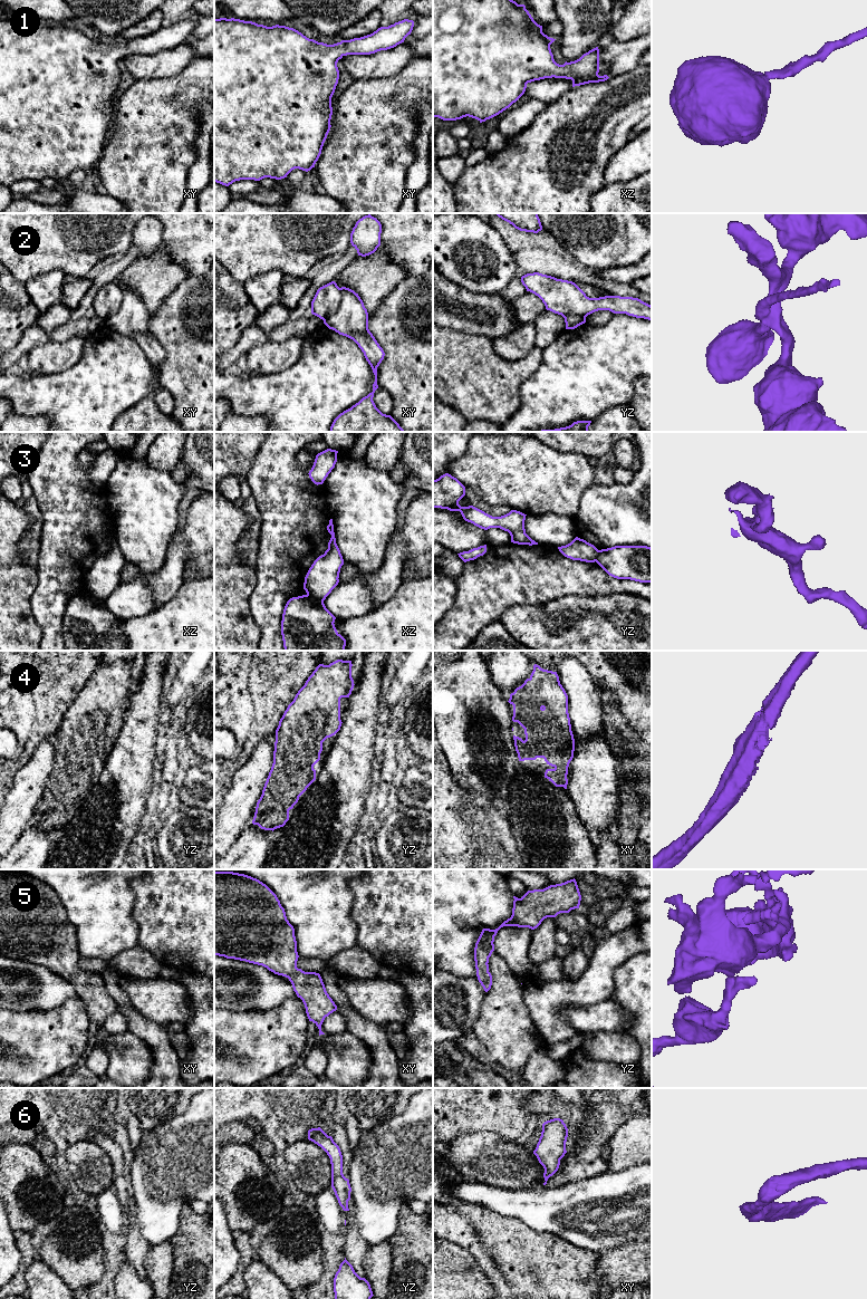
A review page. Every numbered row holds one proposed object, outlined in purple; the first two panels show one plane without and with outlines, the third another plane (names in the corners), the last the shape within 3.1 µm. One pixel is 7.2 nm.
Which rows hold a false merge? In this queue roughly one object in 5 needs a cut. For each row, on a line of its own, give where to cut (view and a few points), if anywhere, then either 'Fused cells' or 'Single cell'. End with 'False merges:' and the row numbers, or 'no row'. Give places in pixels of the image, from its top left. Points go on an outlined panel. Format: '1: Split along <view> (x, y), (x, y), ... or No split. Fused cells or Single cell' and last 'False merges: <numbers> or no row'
1: No split. Single cell
2: Split along xy (340, 288), (339, 307), (324, 320). Fused cells
3: Split along xz (307, 593), (323, 600). Fused cells
4: No split. Single cell
5: No split. Single cell
6: No split. Single cell
False merges: 2, 3

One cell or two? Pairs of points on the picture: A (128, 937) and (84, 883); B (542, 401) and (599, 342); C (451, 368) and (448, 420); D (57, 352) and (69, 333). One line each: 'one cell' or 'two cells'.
A: one cell
B: one cell
C: two cells
D: two cells

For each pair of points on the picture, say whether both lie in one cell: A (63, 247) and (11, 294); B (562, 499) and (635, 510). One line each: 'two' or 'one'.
A: two
B: two

